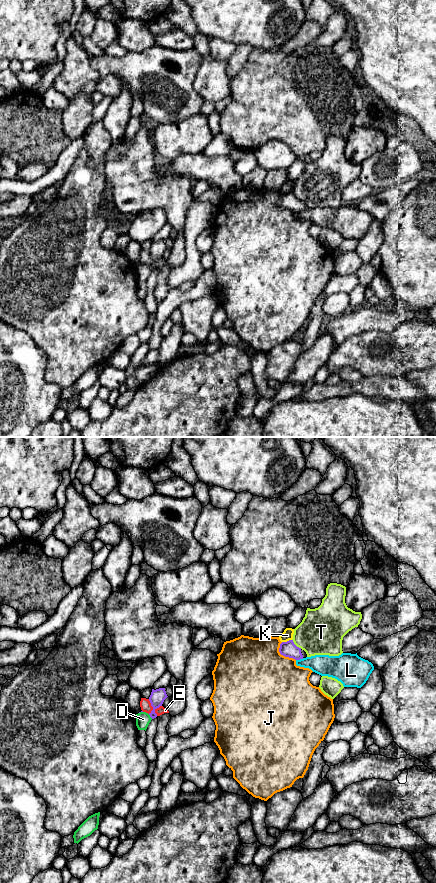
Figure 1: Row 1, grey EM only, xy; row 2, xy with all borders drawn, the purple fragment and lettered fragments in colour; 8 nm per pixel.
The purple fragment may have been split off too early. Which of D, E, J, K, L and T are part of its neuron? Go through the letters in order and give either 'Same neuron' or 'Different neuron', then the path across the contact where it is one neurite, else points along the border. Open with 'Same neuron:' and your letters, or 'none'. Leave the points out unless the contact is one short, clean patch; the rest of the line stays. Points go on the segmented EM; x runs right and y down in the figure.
Same neuron: none
D: Different neuron
E: Different neuron. Boundary: xy (148, 699), (157, 715)
J: Different neuron
K: Different neuron. Boundary: xy (291, 639), (282, 642)
L: Different neuron
T: Different neuron

